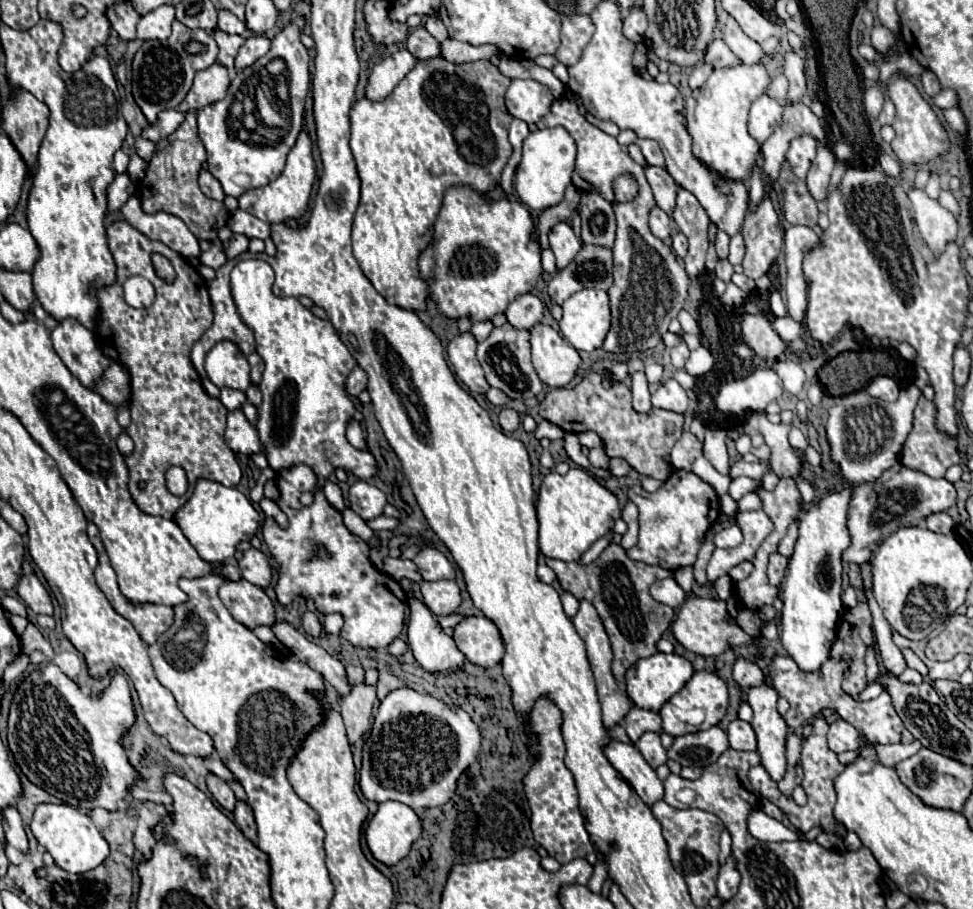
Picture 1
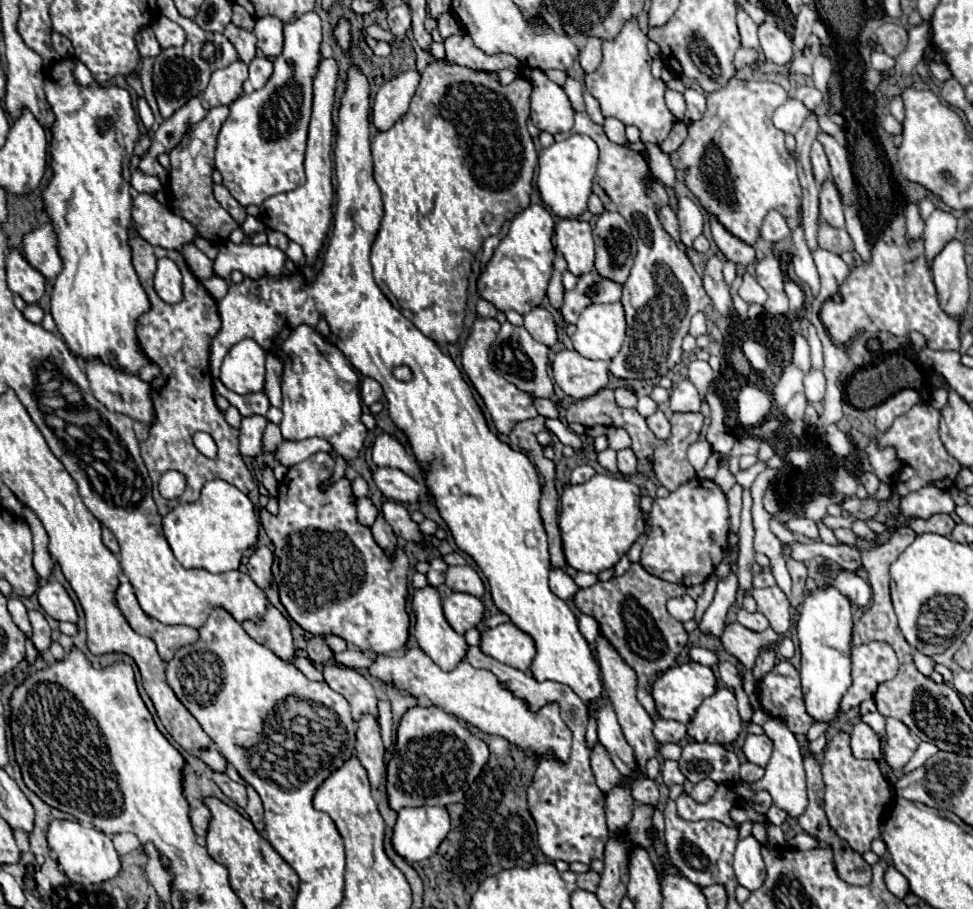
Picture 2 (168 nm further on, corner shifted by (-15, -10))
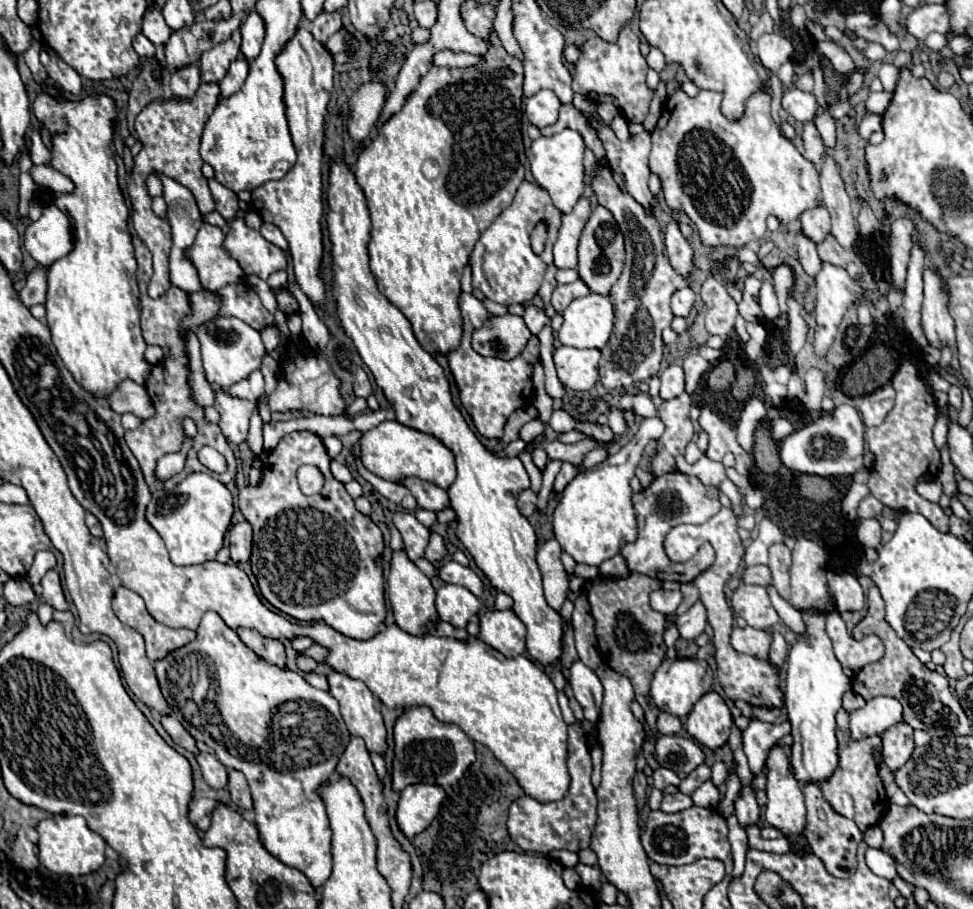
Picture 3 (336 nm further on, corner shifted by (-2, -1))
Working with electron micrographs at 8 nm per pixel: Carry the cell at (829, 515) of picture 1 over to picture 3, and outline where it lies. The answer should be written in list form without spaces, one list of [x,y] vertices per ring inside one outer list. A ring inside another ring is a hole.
[[[803,612],[807,634],[797,638],[797,644],[791,648],[787,662],[785,710],[793,736],[789,764],[795,780],[801,784],[821,784],[835,774],[839,764],[835,714],[841,708],[843,694],[851,688],[851,680],[847,680],[843,674],[841,664],[833,654],[831,640],[825,634],[825,616],[827,614],[821,612]]]

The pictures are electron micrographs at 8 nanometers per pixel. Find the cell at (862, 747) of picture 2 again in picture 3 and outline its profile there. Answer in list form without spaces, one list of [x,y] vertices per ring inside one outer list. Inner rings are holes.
[[[875,696],[871,704],[851,712],[851,736],[855,740],[883,734],[887,728],[903,722],[903,706],[891,696]]]

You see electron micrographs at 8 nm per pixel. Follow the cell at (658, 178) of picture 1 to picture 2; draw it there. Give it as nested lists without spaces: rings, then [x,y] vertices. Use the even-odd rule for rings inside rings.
[[[688,197],[678,199],[678,221],[680,221],[680,237],[686,247],[692,247],[692,241],[702,233],[704,213],[702,209]]]

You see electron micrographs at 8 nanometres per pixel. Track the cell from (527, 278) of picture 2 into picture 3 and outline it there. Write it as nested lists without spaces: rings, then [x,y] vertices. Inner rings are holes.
[[[523,180],[521,186],[517,188],[517,194],[511,206],[507,206],[493,220],[493,224],[481,234],[481,238],[477,240],[469,256],[473,288],[481,290],[489,300],[505,304],[505,306],[531,302],[539,292],[547,264],[541,260],[541,256],[537,256],[531,250],[529,234],[535,228],[535,224],[543,218],[549,224],[549,242],[555,242],[561,216],[563,214],[553,206],[549,192],[545,188]]]

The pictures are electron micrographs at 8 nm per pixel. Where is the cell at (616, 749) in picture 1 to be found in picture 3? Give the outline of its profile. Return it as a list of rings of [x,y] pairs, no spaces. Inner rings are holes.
[[[573,660],[571,664],[571,688],[573,696],[583,706],[585,718],[595,724],[601,714],[603,686],[599,684],[597,674],[591,668],[587,668],[581,660]]]

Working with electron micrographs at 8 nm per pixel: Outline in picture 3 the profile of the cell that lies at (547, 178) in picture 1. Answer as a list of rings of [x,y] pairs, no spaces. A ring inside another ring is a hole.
[[[563,130],[551,138],[537,138],[531,144],[531,156],[529,156],[529,164],[531,164],[531,172],[537,180],[539,186],[543,186],[549,194],[553,204],[563,212],[571,212],[571,208],[577,204],[577,200],[583,194],[585,188],[585,166],[583,166],[583,152],[585,152],[585,144],[579,132],[575,130]]]

